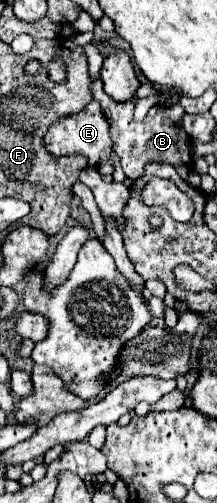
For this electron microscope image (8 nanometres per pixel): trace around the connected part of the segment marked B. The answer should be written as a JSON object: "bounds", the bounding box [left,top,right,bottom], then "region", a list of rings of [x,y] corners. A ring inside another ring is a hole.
{"bounds":[93,80,193,180],"region":[[[95,80],[93,82],[93,98],[101,104],[103,114],[107,116],[109,124],[111,124],[111,138],[113,138],[113,150],[121,160],[123,172],[127,178],[135,180],[139,176],[143,176],[143,170],[147,164],[151,162],[167,162],[171,166],[177,168],[179,176],[187,178],[193,170],[193,156],[187,144],[187,134],[183,132],[181,126],[177,126],[167,114],[165,114],[165,106],[153,106],[145,118],[143,124],[133,120],[133,112],[131,112],[131,102],[115,102],[111,100],[111,96],[107,96],[103,92],[103,82]],[[185,168],[185,170],[183,170]]]}

